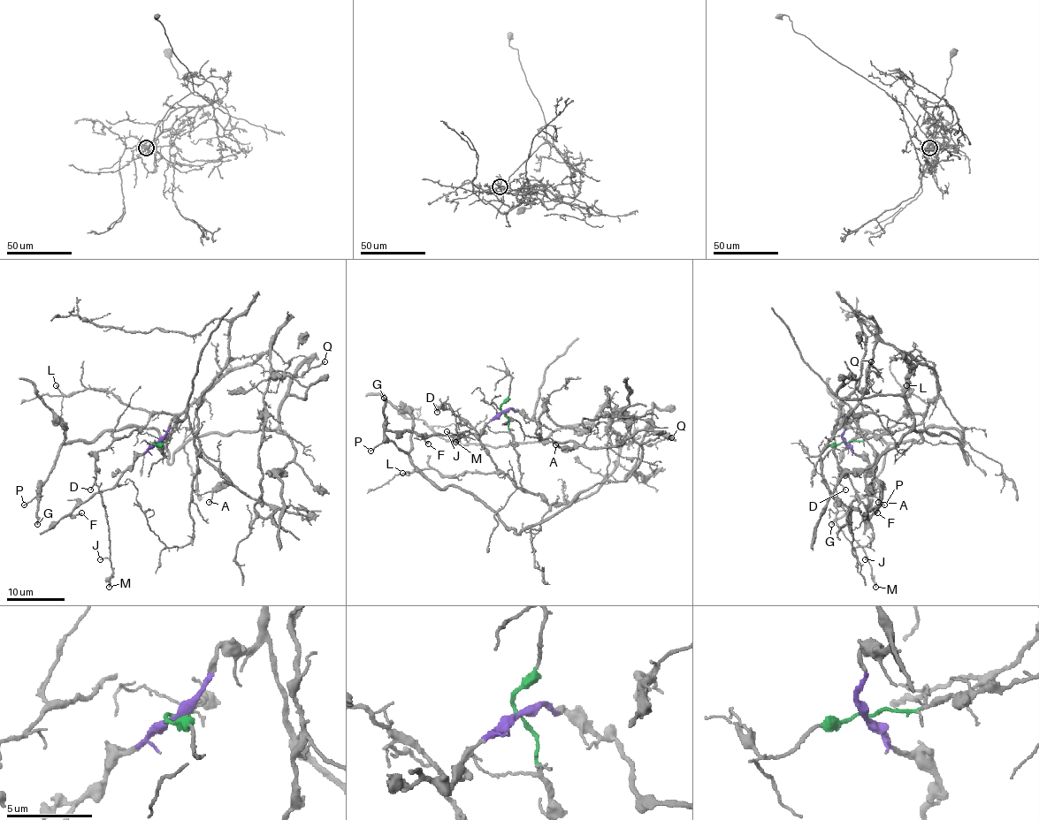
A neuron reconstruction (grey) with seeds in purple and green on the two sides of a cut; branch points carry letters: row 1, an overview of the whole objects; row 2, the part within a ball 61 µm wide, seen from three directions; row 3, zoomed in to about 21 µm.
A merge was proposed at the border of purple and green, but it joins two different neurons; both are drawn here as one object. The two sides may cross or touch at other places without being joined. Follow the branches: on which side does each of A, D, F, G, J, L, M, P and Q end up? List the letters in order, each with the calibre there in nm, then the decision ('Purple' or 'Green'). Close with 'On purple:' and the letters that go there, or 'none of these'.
A: Thickness 130 nm. Purple
D: Thickness 110 nm. Green
F: Thickness 170 nm. Purple
G: Thickness 280 nm. Green
J: Thickness 120 nm. Green
L: Thickness 120 nm. Green
M: Thickness 240 nm. Green
P: Thickness 160 nm. Green
Q: Thickness 200 nm. Green
On purple: A, F

